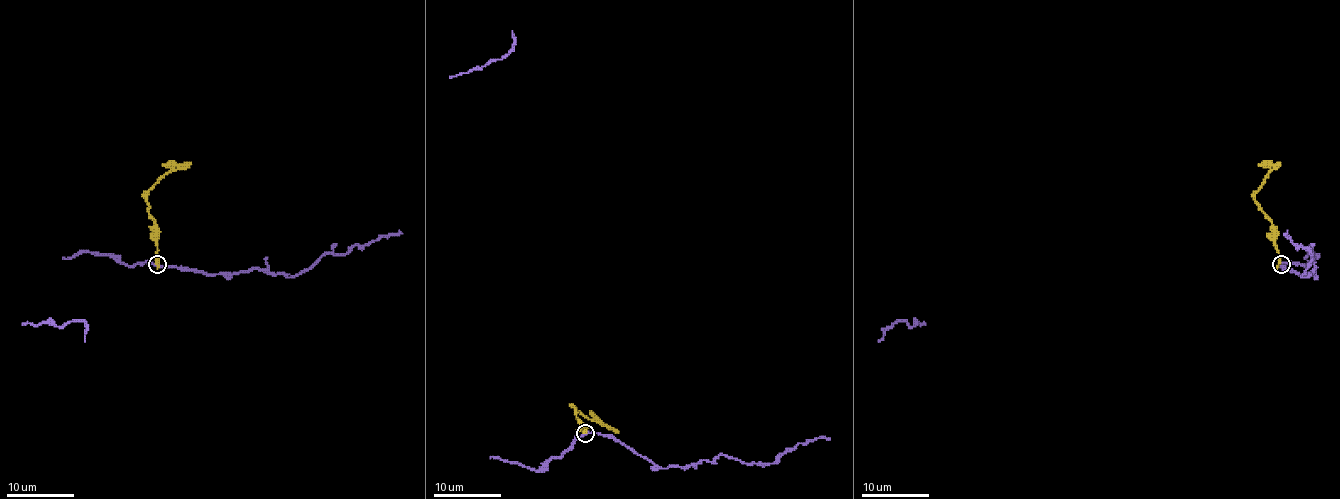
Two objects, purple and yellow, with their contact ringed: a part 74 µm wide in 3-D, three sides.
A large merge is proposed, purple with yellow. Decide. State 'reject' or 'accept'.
reject

